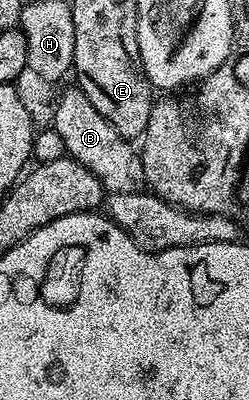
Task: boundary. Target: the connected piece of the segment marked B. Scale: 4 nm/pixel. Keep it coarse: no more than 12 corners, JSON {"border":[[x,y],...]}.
{"border":[[79,89],[53,107],[66,156],[106,192],[142,190],[140,150]]}

